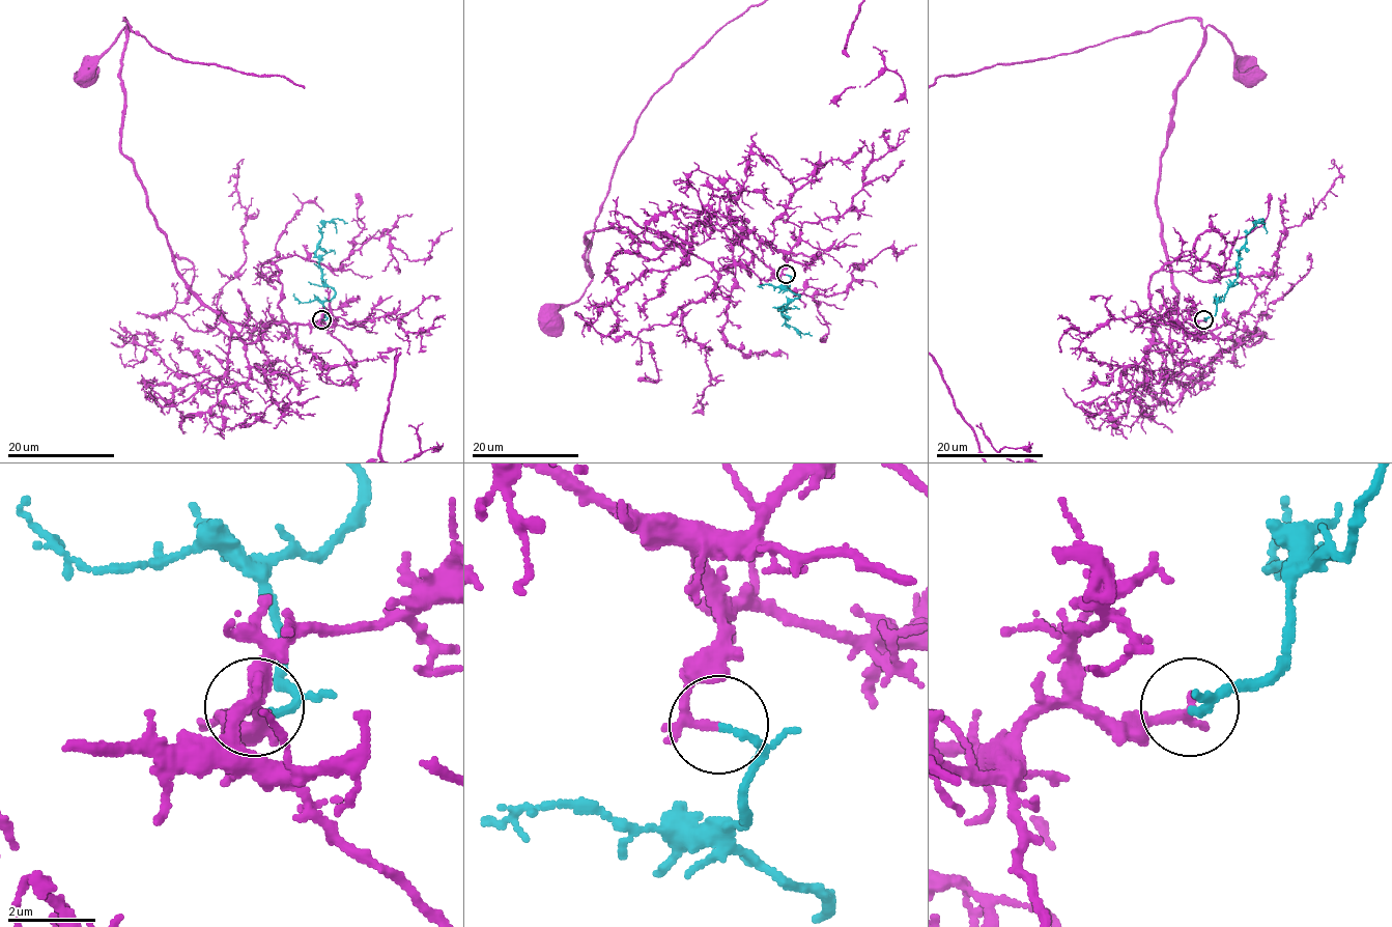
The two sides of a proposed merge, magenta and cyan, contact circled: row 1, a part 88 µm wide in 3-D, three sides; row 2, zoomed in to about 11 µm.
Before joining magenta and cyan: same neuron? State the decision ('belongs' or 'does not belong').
belongs

